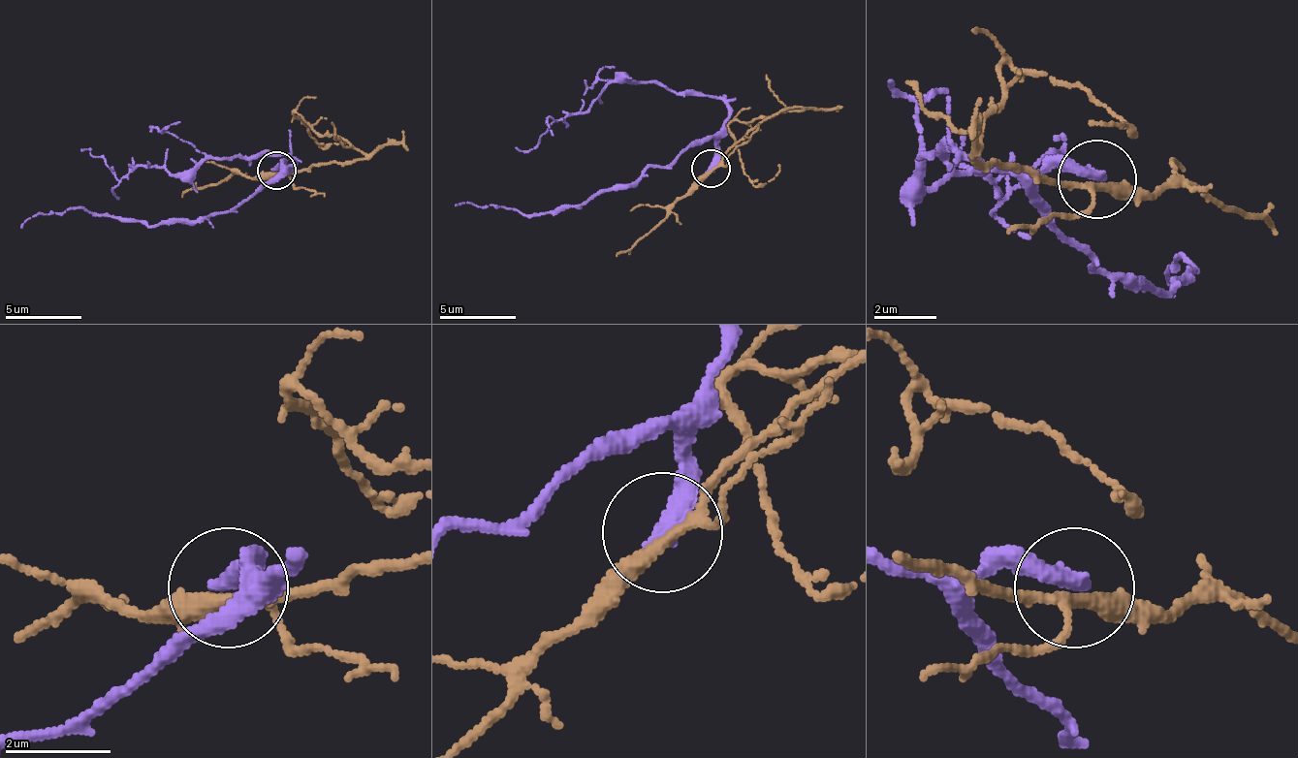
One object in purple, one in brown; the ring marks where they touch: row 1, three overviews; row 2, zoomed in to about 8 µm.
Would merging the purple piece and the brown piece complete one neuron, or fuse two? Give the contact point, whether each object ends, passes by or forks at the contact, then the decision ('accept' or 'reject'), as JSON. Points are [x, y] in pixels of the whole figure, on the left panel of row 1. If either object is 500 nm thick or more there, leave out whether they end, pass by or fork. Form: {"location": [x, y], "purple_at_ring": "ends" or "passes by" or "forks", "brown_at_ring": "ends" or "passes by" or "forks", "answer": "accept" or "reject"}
{"location": [276, 170], "purple_at_ring": "ends", "brown_at_ring": "forks", "answer": "reject"}

